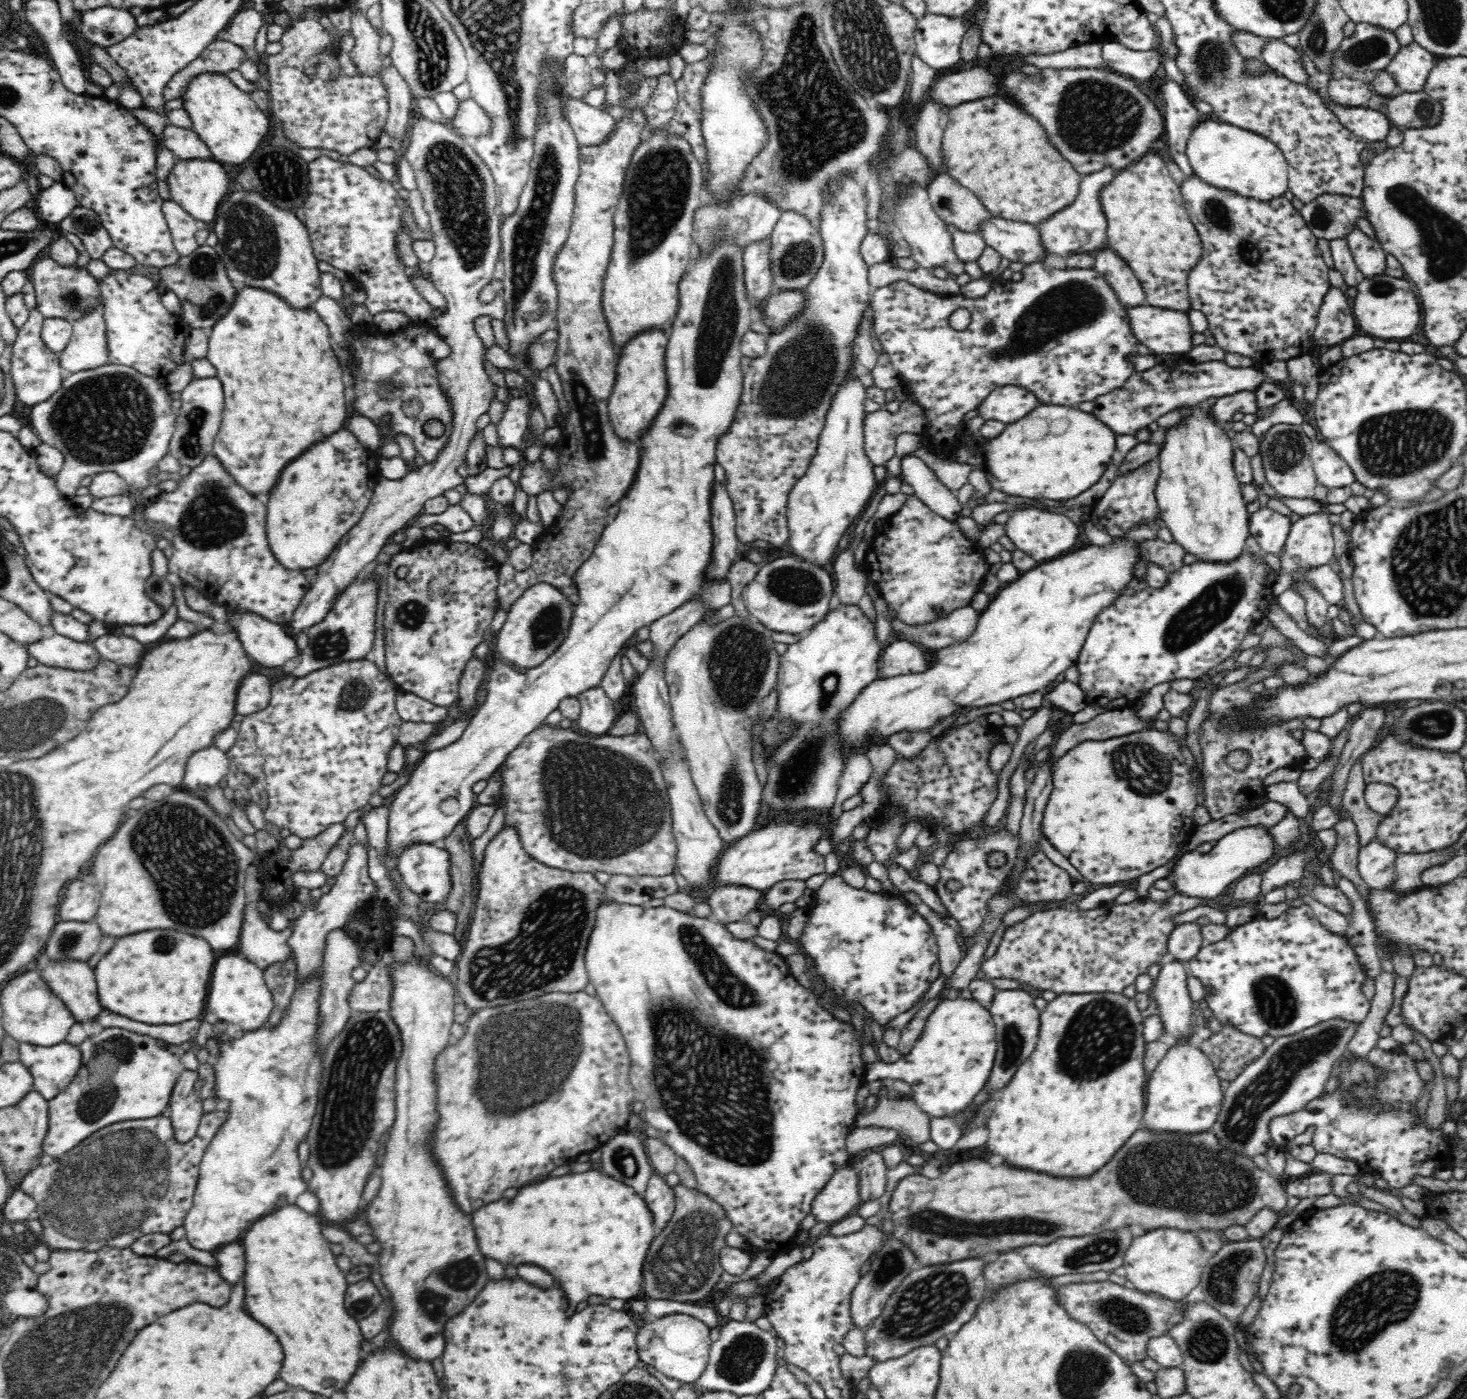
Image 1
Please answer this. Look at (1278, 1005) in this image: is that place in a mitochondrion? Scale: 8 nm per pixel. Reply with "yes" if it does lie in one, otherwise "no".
yes

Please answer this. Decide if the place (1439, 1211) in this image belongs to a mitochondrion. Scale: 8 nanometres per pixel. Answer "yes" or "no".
no

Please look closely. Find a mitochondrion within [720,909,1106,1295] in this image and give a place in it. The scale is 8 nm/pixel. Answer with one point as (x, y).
(934, 1223)

